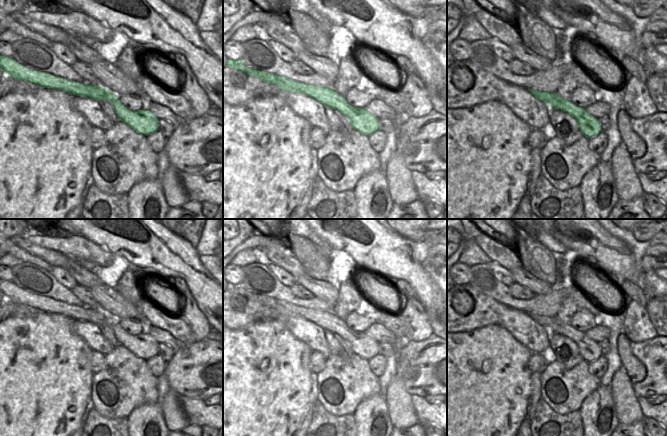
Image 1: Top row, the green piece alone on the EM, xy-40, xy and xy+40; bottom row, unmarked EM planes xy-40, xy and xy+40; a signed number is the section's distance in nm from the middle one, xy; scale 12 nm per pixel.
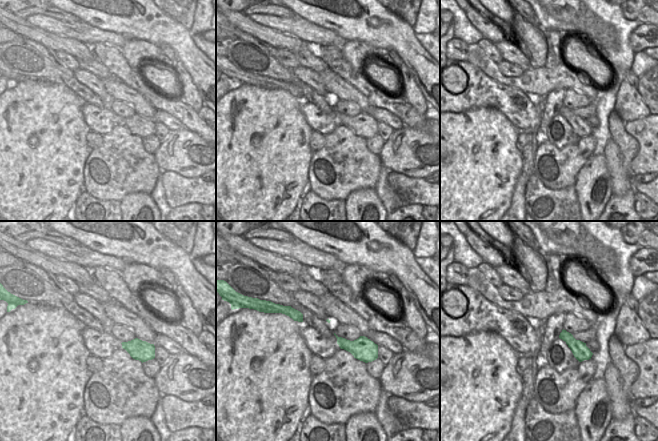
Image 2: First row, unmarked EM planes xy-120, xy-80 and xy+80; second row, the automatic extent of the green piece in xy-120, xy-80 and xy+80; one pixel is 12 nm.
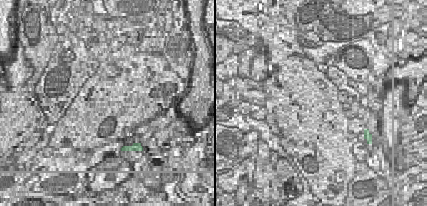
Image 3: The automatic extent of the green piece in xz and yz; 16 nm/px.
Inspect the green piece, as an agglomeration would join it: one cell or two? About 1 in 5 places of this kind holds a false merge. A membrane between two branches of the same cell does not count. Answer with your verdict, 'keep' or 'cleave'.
keep

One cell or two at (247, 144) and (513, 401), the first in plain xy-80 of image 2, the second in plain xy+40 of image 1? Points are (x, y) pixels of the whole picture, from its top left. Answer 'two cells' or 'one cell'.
one cell

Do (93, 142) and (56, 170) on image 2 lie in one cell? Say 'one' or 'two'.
two

